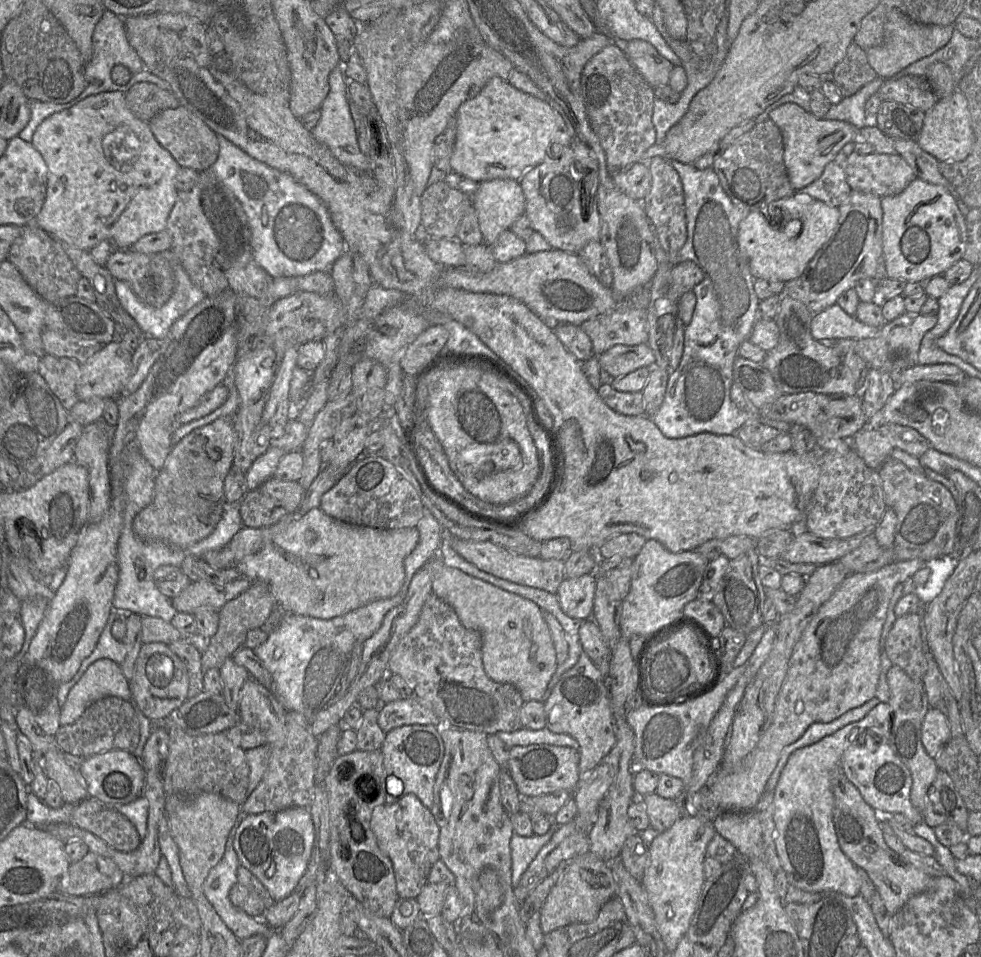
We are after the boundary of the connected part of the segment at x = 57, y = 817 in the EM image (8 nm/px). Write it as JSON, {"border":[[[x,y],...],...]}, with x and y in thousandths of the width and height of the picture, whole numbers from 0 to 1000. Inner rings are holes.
{"border":[[[29,822],[27,860],[40,865],[53,860],[72,860],[72,851],[76,841],[64,839],[59,844],[50,843],[33,828],[30,828]]]}

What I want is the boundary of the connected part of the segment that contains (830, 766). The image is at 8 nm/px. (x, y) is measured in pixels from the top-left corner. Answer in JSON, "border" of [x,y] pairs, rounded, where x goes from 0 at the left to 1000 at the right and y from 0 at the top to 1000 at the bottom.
{"border":[[[898,734],[878,752],[861,758],[853,765],[836,774],[810,784],[804,791],[789,827],[790,883],[804,925],[829,933],[854,932],[864,937],[877,933],[877,916],[874,906],[859,891],[851,868],[849,858],[850,831],[847,822],[848,808],[856,800],[857,792],[863,777],[872,772],[894,771],[906,774],[908,764],[908,739]]]}

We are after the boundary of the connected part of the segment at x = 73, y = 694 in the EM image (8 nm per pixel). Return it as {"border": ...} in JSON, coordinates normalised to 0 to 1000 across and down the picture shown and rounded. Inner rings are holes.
{"border":[[[110,688],[95,692],[72,719],[61,740],[60,757],[75,755],[90,738],[106,728],[120,728],[128,732],[134,729],[131,711],[123,696]]]}

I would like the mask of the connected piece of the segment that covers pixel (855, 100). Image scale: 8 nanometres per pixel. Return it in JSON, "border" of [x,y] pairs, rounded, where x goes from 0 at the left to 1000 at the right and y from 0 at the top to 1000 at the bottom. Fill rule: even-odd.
{"border":[[[894,80],[869,100],[859,102],[855,108],[847,110],[840,124],[860,126],[875,135],[884,132],[887,129],[887,122],[882,117],[882,108],[890,98],[895,96],[900,85],[899,82]]]}

